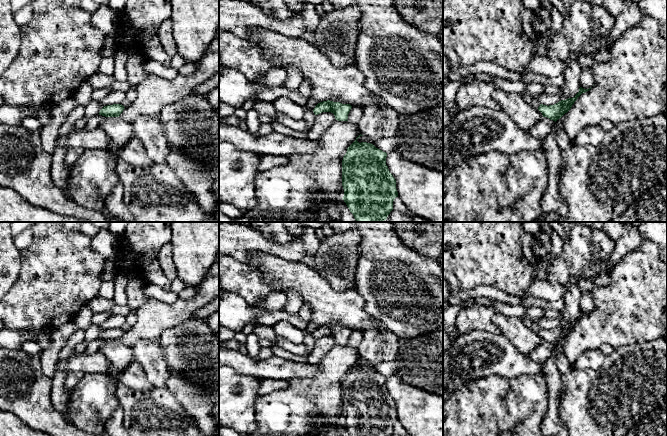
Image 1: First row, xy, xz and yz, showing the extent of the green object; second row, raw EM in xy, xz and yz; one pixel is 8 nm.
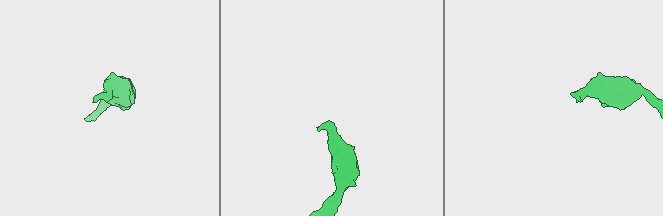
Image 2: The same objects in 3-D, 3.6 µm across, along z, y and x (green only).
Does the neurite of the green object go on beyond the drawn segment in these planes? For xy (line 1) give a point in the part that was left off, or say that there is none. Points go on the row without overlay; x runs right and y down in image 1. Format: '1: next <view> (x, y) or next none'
1: next xy (119, 355)

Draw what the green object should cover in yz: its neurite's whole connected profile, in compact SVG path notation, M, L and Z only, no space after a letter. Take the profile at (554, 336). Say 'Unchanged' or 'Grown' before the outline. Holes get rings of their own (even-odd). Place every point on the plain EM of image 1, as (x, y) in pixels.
Grown. M580 311L579 316L573 322L561 324L554 329L547 330L540 328L538 334L542 337L543 342L531 352L530 358L538 364L544 365L553 353L555 346L571 333L574 326L582 317L590 313Z

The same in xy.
Grown. M113 328L104 330L99 336L99 339L106 341L99 351L106 356L118 374L134 359L132 348L119 341L124 332L121 328Z

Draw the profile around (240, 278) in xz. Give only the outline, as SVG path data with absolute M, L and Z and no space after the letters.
M229 256L219 258L219 279L223 292L238 294L250 305L260 304L269 293L277 291L263 280L263 274L259 270Z

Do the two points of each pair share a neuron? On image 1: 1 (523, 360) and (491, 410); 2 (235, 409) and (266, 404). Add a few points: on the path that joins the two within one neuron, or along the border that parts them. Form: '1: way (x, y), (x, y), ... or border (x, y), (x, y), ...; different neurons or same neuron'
1: border (535, 373), (522, 373), (513, 377), (488, 377); different neurons
2: border (258, 395), (254, 404), (256, 425); different neurons

